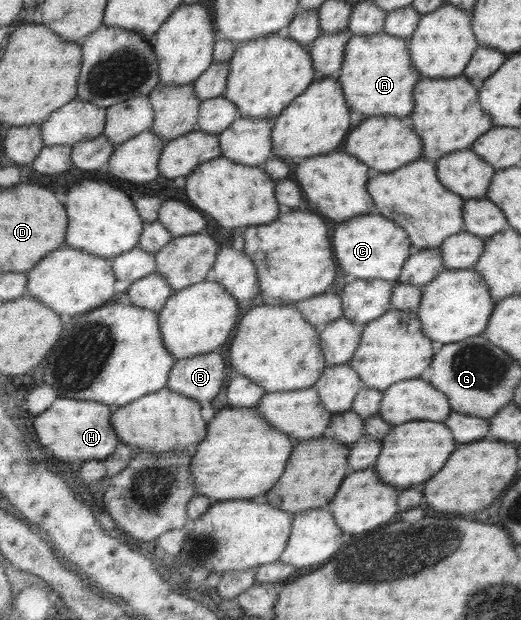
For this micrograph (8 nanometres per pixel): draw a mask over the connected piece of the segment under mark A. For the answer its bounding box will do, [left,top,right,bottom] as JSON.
[337,32,421,118]

